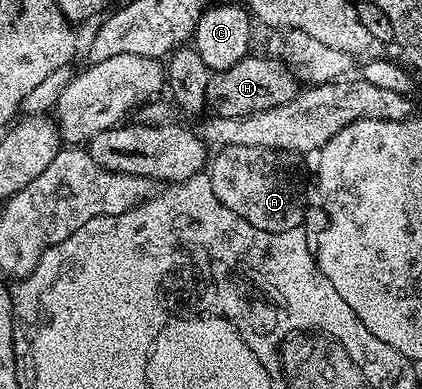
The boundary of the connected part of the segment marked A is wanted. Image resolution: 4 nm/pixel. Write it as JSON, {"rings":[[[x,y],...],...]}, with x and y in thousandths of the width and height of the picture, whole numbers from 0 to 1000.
{"rings":[[[526,373],[491,424],[500,491],[538,542],[585,563],[595,584],[635,599],[668,599],[706,586],[713,571],[713,486],[704,478],[704,434],[682,391],[623,378]]]}

